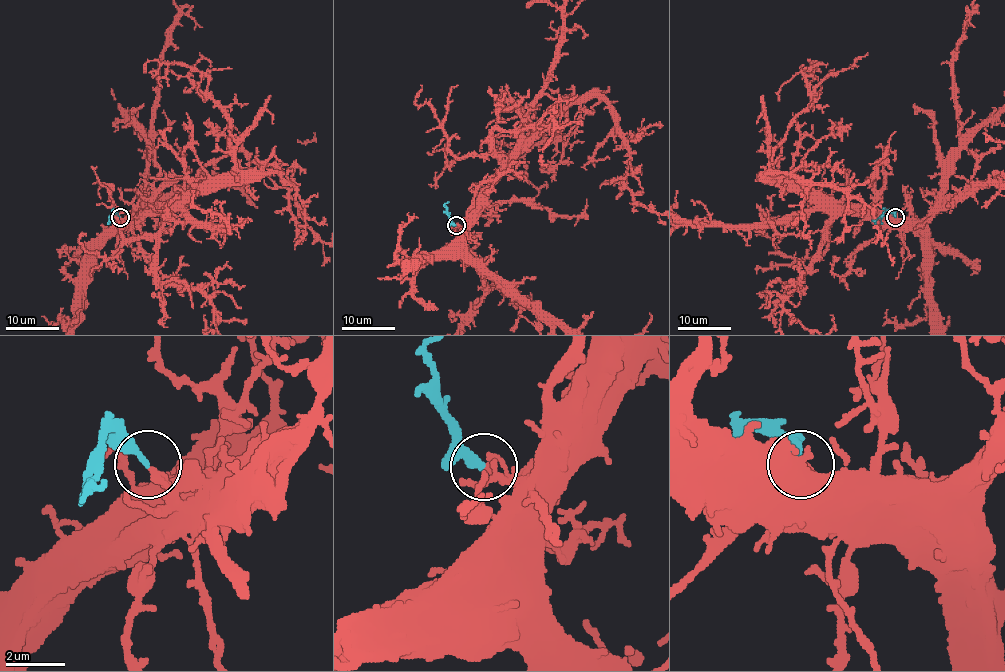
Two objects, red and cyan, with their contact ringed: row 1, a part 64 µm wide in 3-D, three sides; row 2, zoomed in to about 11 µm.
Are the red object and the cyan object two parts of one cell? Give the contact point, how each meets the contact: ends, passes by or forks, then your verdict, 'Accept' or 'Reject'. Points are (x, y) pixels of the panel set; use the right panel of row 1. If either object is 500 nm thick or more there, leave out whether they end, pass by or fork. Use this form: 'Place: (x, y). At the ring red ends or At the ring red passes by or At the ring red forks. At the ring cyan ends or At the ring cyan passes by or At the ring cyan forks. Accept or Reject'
Place: (895, 217). At the ring red ends. At the ring cyan ends. Accept

